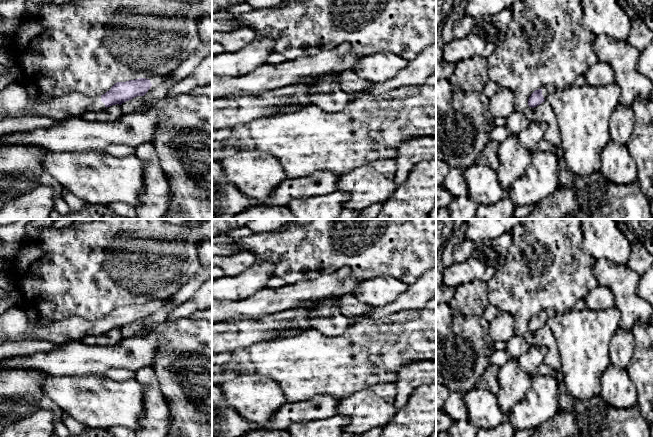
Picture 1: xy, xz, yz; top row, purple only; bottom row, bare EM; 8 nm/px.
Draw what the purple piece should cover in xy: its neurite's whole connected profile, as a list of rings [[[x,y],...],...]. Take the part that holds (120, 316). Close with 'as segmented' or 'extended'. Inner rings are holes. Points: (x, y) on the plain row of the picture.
[[[139,302],[115,307],[101,320],[87,321],[77,316],[69,316],[37,331],[37,339],[63,344],[67,341],[82,341],[89,334],[102,334],[112,329],[144,320],[152,310],[149,303]]]; extended

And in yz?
[[[538,313],[538,314],[535,314],[529,321],[528,329],[529,329],[529,331],[534,332],[534,331],[537,331],[538,329],[540,329],[544,325],[545,325],[545,323],[542,319],[542,313]]]; as segmented

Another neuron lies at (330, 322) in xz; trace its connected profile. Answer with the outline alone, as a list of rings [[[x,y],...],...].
[[[337,302],[328,304],[326,307],[315,308],[310,316],[310,322],[312,328],[328,337],[343,334],[350,325],[349,319],[339,310]]]

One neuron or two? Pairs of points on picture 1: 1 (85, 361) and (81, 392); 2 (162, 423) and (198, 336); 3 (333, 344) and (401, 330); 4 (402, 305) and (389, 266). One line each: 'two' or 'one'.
1: two
2: two
3: one
4: two

